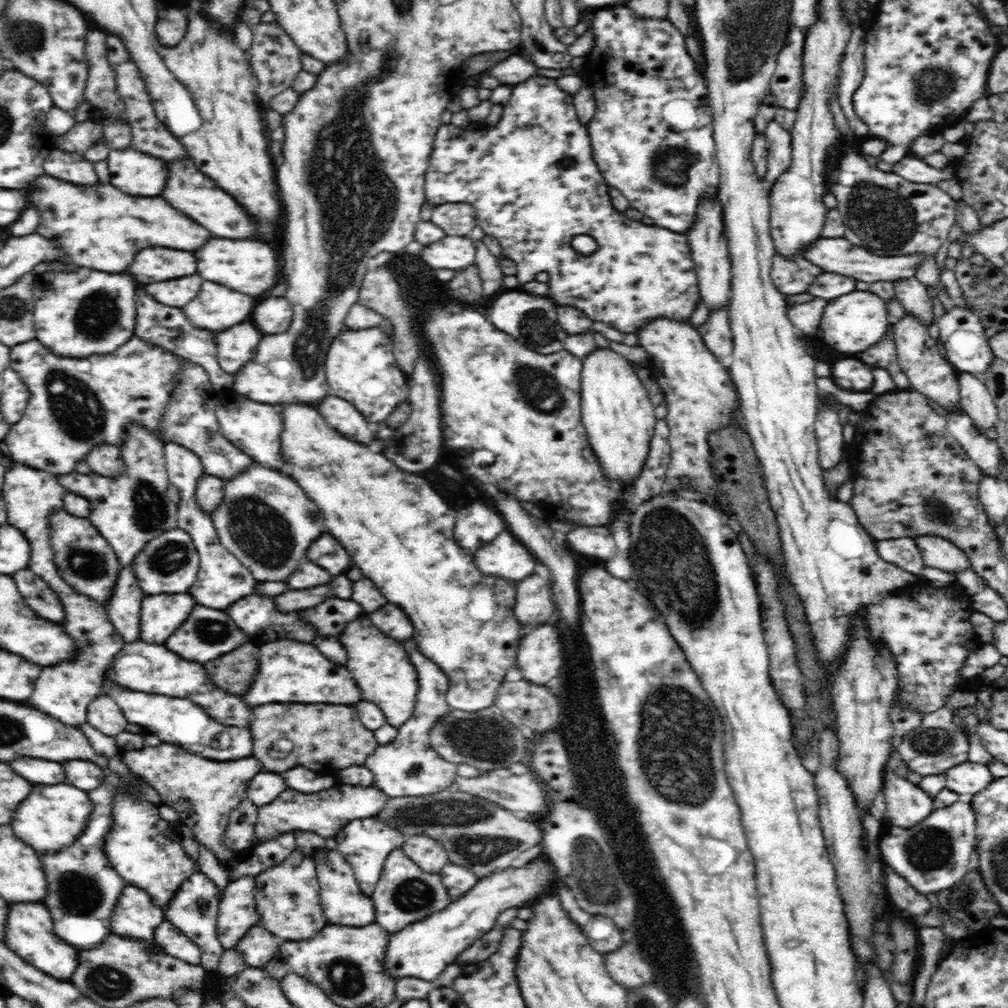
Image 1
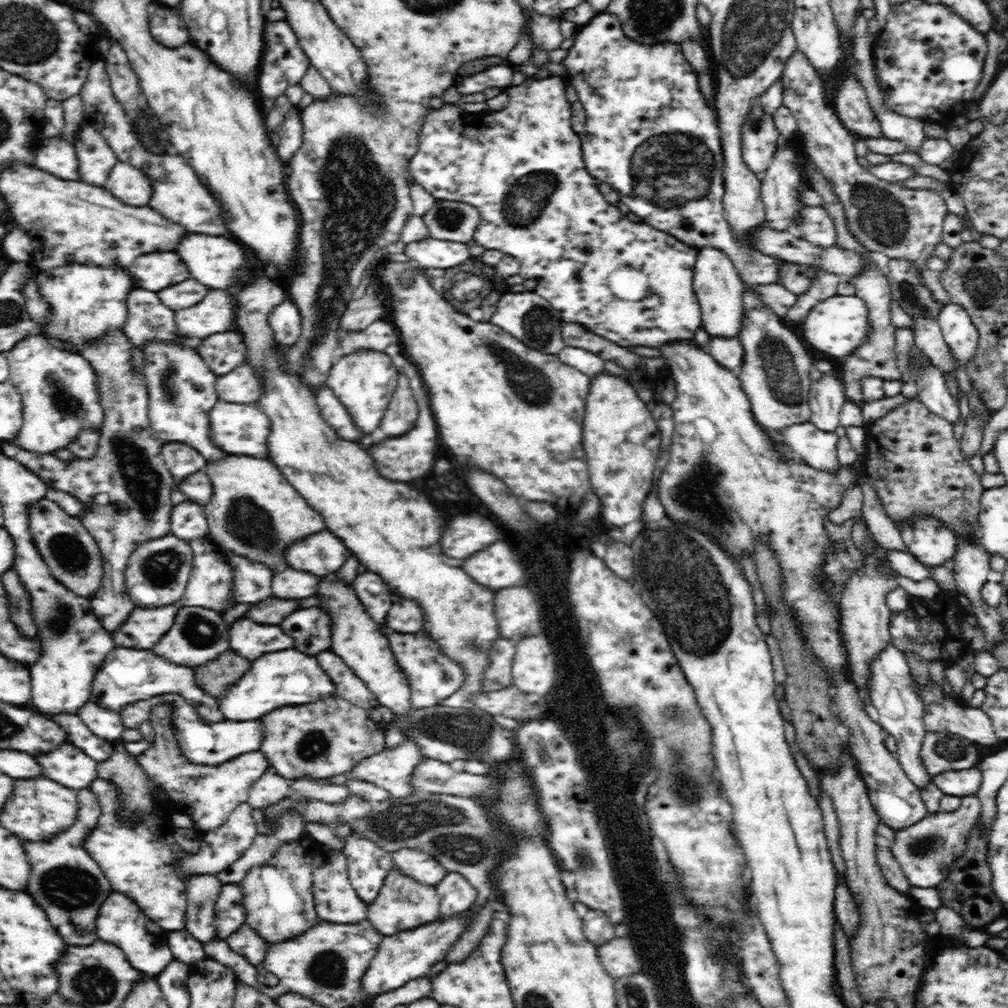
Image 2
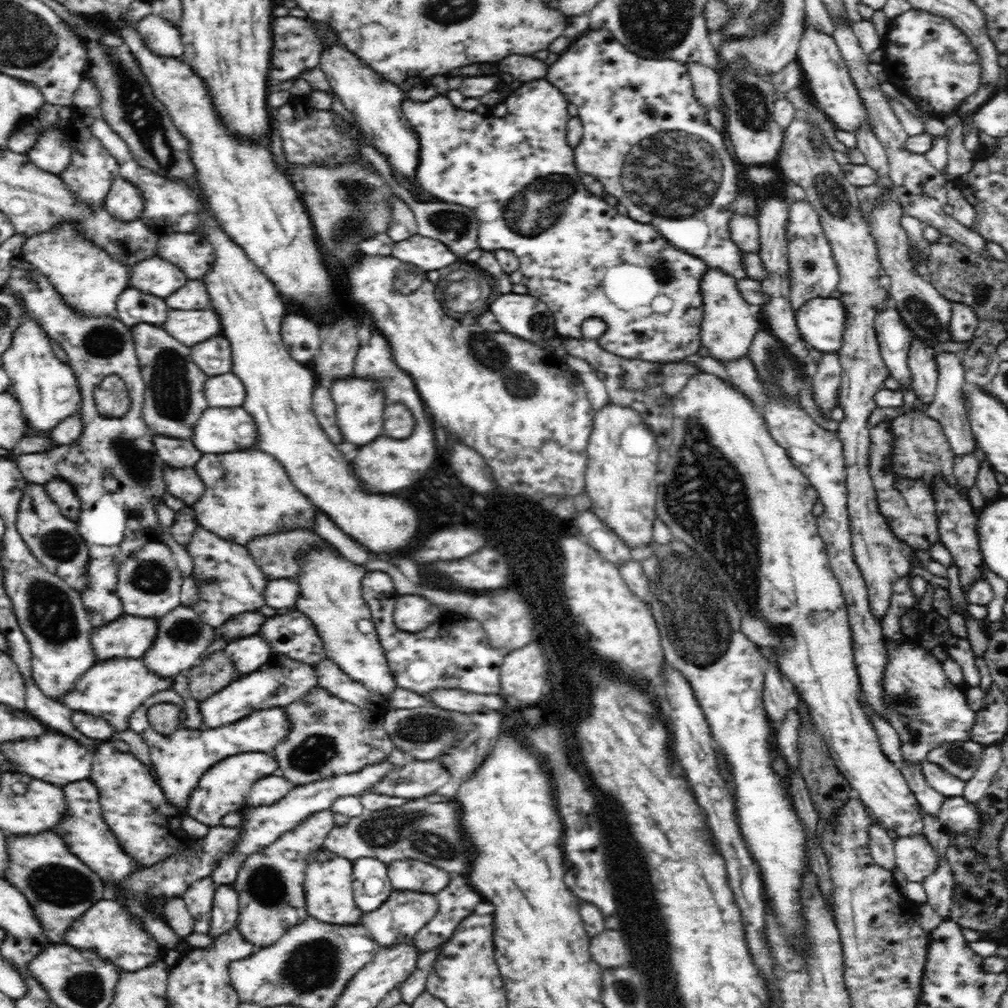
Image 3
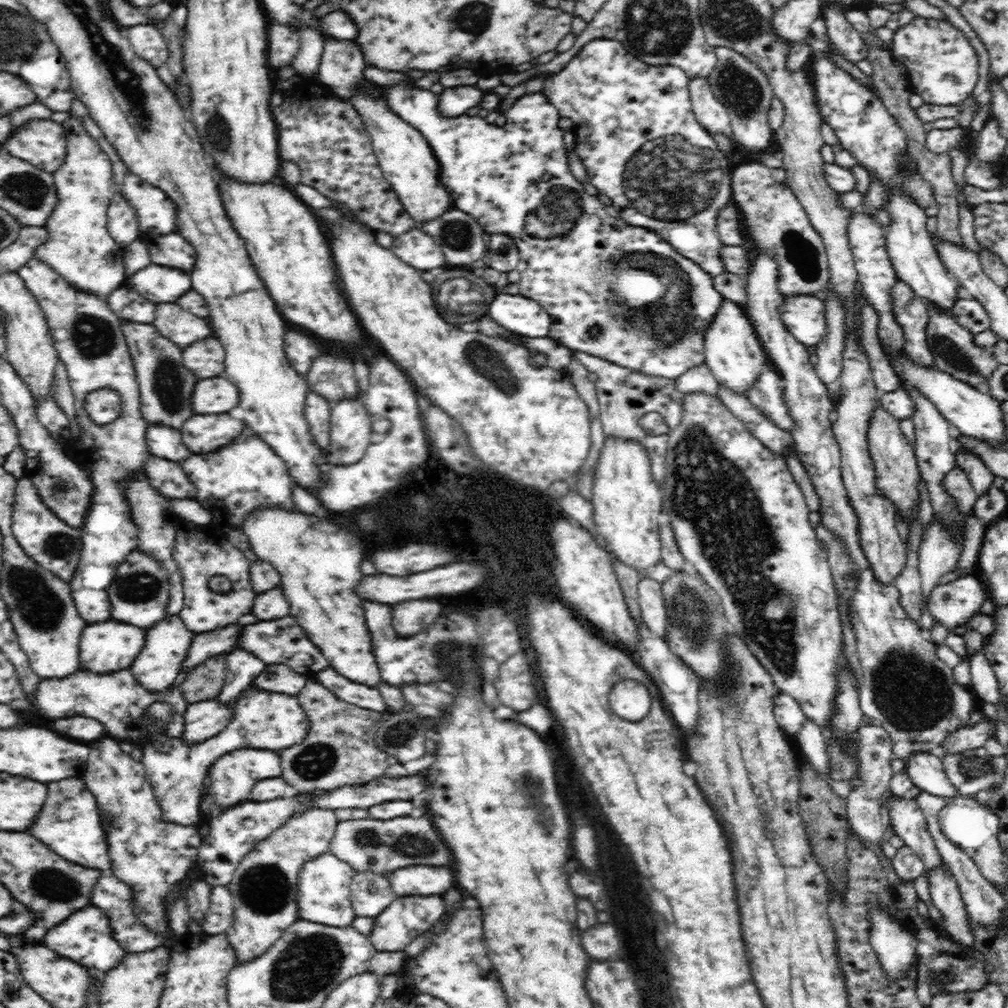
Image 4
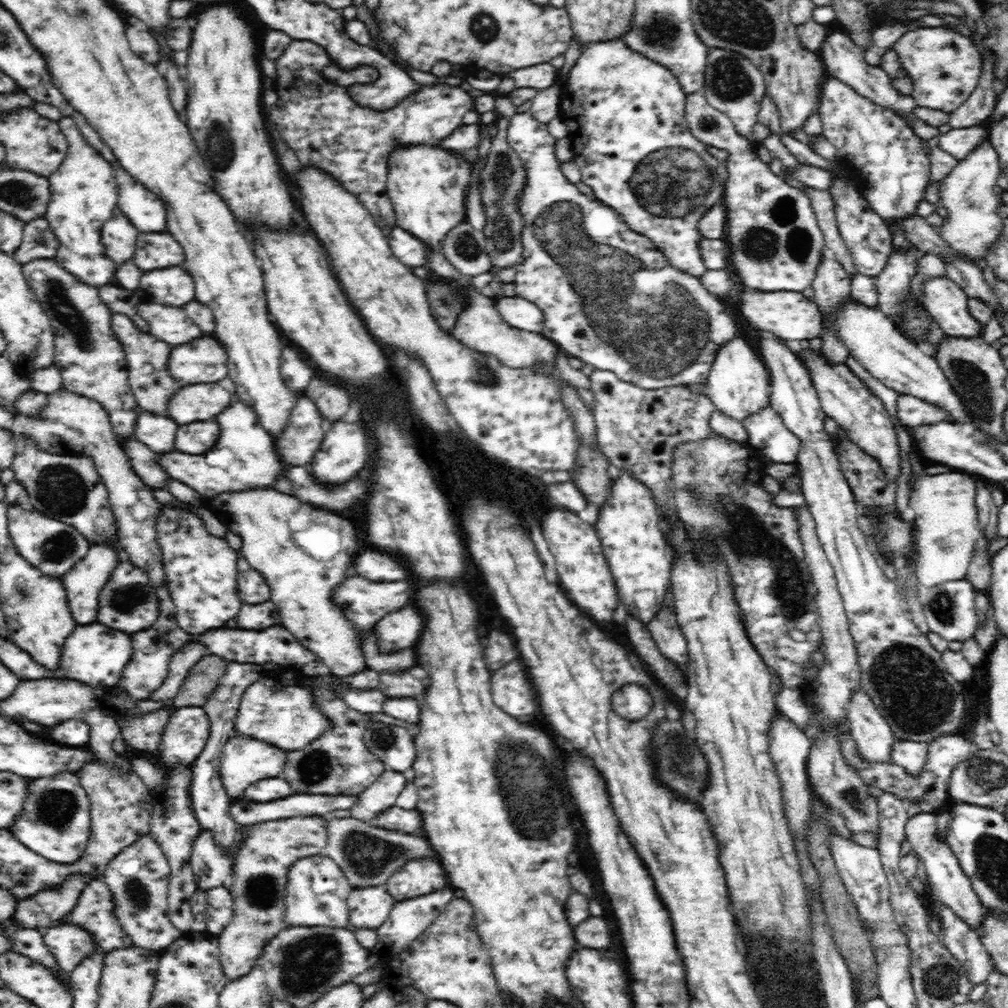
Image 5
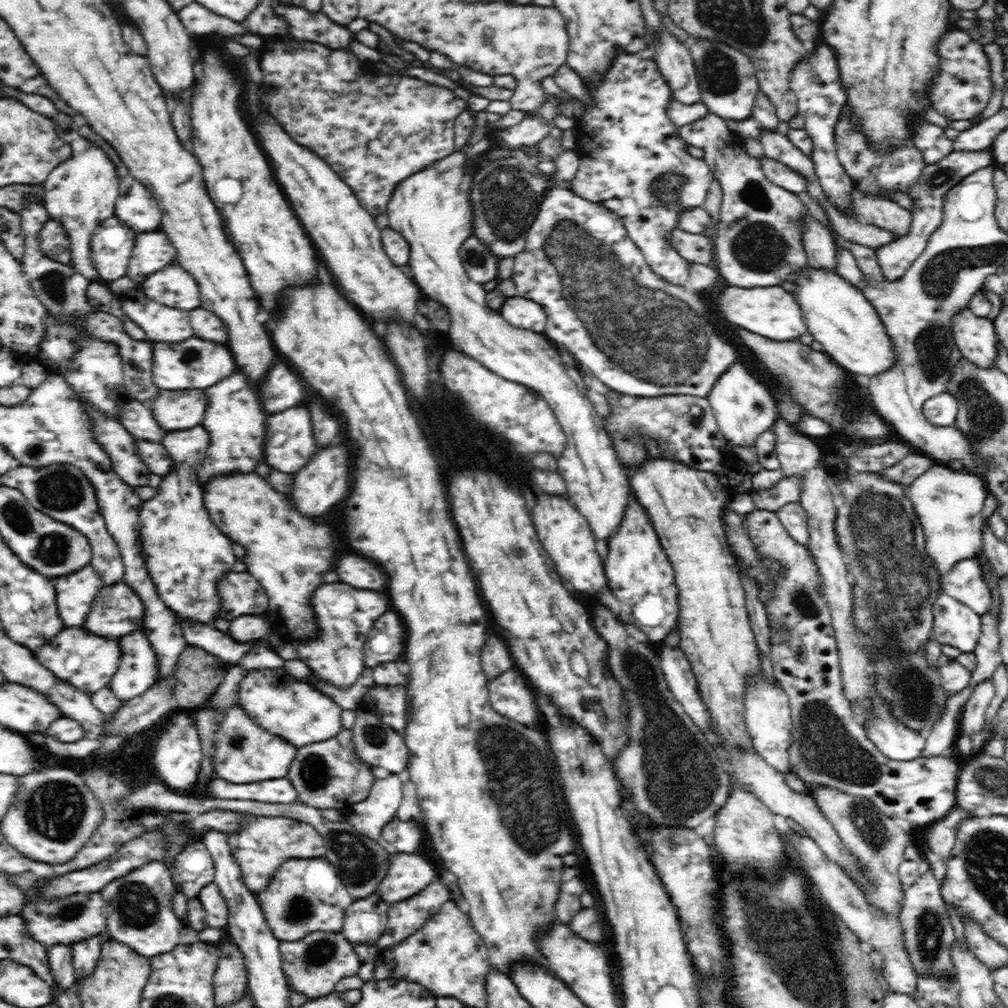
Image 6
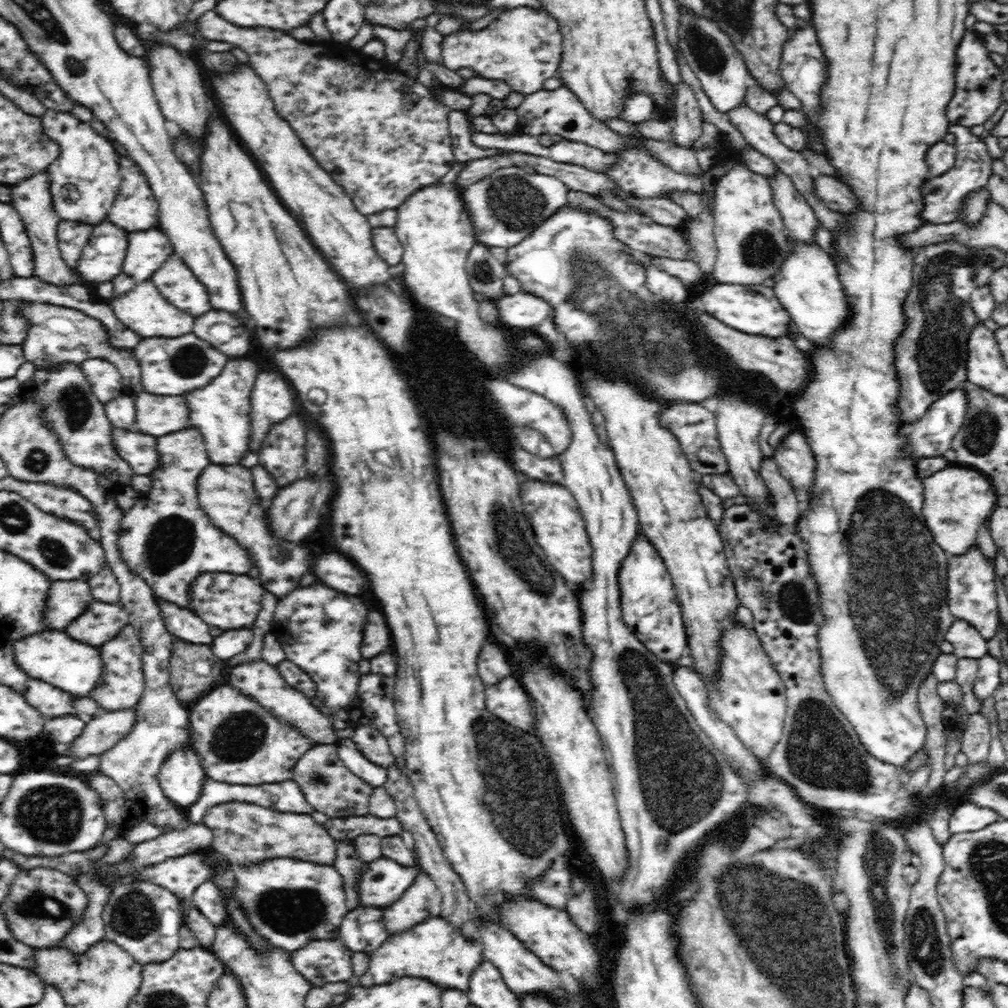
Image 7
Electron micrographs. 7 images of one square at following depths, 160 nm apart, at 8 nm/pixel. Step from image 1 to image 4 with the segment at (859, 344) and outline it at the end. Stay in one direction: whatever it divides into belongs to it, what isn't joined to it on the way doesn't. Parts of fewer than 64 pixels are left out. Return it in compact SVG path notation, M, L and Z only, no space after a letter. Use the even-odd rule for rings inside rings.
M790 295L783 300L784 308L779 312L783 325L802 344L816 346L827 327L823 300L814 295Z

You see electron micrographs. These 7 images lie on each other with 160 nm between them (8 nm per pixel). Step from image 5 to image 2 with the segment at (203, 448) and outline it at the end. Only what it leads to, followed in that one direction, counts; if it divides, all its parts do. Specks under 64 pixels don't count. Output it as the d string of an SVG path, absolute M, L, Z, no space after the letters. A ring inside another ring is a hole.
M218 400L212 407L211 436L214 443L231 455L246 455L256 458L269 458L266 446L271 434L271 419L257 404L236 404Z

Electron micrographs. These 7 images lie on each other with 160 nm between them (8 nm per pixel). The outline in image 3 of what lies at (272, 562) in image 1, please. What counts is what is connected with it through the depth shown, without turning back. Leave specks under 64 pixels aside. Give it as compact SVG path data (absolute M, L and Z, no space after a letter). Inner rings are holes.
M256 447L224 454L203 454L193 467L203 480L205 489L200 500L197 500L196 504L191 507L192 517L198 520L199 526L220 539L246 547L248 542L255 537L297 529L312 529L316 524L318 509L313 507L305 494L293 486L292 481L285 474L284 467L272 455Z

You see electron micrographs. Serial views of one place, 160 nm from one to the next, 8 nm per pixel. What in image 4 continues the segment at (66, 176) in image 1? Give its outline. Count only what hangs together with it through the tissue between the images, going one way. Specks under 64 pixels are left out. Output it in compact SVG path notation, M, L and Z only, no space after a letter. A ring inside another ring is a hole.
M34 119L23 124L2 145L12 156L52 174L65 164L67 156L64 126L51 119Z

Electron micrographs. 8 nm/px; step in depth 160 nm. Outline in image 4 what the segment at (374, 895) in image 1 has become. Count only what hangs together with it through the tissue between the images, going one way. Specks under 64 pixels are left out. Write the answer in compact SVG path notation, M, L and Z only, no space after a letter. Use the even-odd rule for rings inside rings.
M400 896L392 901L382 914L374 918L370 938L376 951L396 952L404 951L406 946L436 924L444 916L446 902L442 896Z

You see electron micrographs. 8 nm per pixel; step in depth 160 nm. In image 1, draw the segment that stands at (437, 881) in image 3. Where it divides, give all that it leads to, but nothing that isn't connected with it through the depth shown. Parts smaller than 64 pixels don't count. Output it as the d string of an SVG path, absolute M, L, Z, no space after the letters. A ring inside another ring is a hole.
M418 834L407 837L400 847L420 868L434 873L440 873L450 861L450 852L431 836Z

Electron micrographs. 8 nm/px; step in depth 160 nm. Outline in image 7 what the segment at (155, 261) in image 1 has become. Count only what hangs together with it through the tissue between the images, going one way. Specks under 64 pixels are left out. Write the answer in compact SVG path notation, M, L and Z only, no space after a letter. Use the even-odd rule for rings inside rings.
M174 252L168 257L168 262L152 275L152 281L170 304L194 318L203 316L212 308L204 284L196 280L190 268L184 266L184 260Z

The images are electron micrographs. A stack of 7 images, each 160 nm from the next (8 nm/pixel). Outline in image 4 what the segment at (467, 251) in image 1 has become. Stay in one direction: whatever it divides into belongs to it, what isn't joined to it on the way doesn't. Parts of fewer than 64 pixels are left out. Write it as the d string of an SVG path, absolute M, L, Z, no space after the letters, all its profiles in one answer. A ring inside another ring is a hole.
M420 228L403 232L391 244L394 254L421 271L440 271L447 266L441 246Z

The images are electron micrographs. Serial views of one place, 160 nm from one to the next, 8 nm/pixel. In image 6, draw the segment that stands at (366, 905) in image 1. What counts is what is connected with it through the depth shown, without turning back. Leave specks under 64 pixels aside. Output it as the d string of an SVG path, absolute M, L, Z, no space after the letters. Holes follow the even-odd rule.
M325 857L286 860L286 862L283 862L278 867L269 885L263 891L257 892L255 897L258 900L258 904L262 909L264 918L272 934L279 941L284 940L288 942L300 940L300 938L304 938L310 932L341 931L345 912L353 901L338 871L336 871L334 865Z

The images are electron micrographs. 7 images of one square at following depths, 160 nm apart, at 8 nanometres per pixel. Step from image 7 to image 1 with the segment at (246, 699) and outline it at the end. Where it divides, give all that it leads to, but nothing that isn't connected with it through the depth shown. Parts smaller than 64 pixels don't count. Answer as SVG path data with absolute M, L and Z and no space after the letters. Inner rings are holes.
M164 742L154 747L124 751L122 756L131 772L155 789L161 796L162 804L172 806L179 815L179 821L189 826L195 839L215 856L219 855L222 834L226 841L230 812L247 798L244 782L260 770L260 762L254 756L236 762L214 762Z

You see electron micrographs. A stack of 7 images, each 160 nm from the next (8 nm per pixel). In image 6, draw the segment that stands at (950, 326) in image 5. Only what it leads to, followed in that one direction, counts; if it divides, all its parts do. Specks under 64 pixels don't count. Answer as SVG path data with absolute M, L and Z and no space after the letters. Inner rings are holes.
M966 308L964 311L952 316L952 338L961 350L963 358L972 361L978 368L996 366L999 340L995 333L993 321L976 316L970 311L970 308Z

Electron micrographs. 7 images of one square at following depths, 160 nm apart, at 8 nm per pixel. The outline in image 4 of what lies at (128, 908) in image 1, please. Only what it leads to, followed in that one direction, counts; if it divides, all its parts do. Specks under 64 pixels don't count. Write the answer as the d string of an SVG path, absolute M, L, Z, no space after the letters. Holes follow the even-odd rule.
M91 905L74 911L64 922L49 928L40 943L64 958L74 960L91 970L100 970L101 973L110 970L128 953L113 939L107 916L98 907Z

